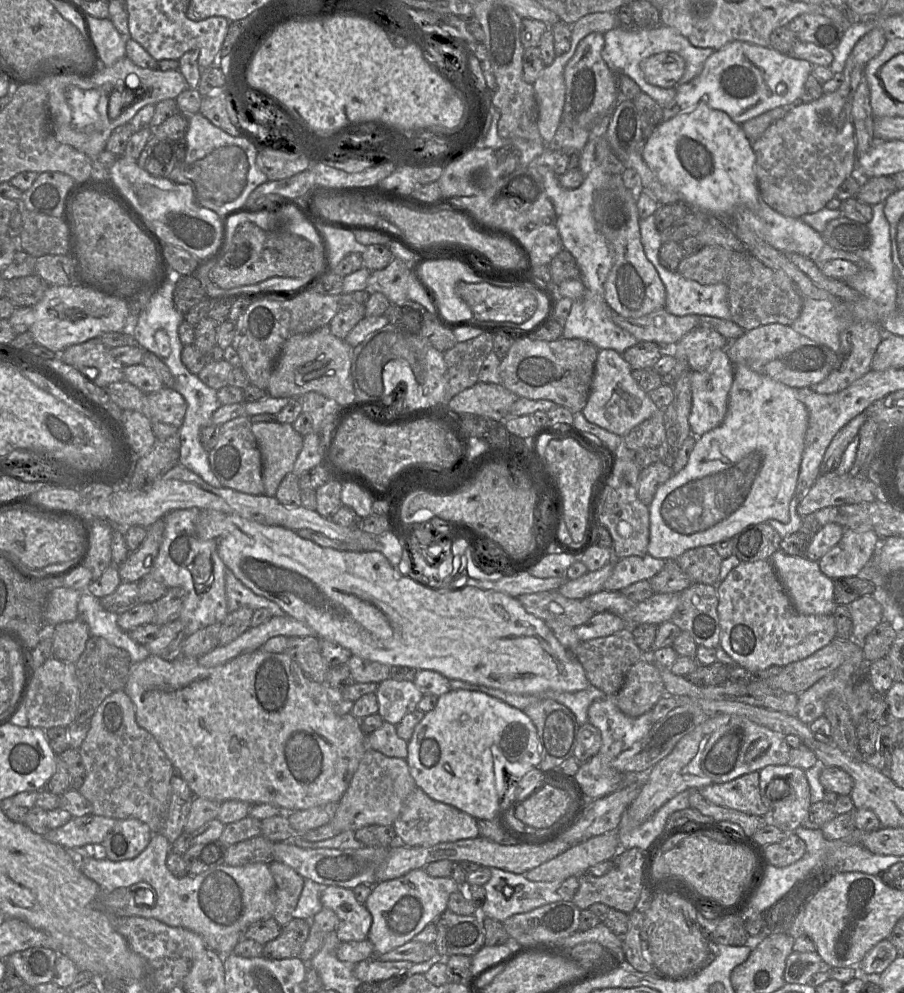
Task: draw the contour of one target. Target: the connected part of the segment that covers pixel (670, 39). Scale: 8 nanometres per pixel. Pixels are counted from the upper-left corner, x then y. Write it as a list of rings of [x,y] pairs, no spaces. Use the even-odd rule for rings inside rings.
[[[660,24],[652,28],[623,27],[616,26],[607,31],[604,35],[604,47],[602,49],[602,58],[615,75],[627,75],[639,86],[642,92],[649,95],[663,108],[674,99],[676,88],[660,88],[649,84],[641,71],[640,64],[642,60],[661,52],[676,52],[686,62],[684,75],[678,84],[683,85],[697,77],[703,70],[704,63],[709,56],[716,50],[713,48],[700,48],[690,43],[690,41],[680,34],[674,28]]]

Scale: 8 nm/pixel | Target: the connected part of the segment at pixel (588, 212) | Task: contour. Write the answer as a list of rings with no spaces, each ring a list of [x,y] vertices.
[[[589,134],[589,139],[588,139],[586,145],[579,152],[578,168],[580,169],[580,171],[584,175],[584,180],[583,180],[582,184],[575,189],[566,189],[560,185],[560,183],[558,181],[559,176],[556,176],[550,167],[545,166],[545,165],[536,166],[537,172],[542,177],[545,192],[547,194],[549,200],[551,201],[551,203],[554,207],[555,213],[556,213],[556,227],[557,227],[559,236],[561,238],[563,248],[566,249],[574,257],[574,259],[577,263],[577,266],[579,268],[579,271],[580,271],[580,280],[582,281],[582,283],[585,286],[585,295],[583,296],[583,298],[581,300],[573,301],[573,305],[572,305],[572,308],[570,310],[570,313],[569,313],[568,317],[566,318],[566,320],[563,322],[562,338],[565,338],[565,339],[574,339],[574,338],[582,339],[582,340],[585,340],[585,341],[592,343],[599,350],[601,350],[601,349],[612,349],[612,350],[614,350],[614,351],[616,351],[622,355],[625,352],[625,350],[627,350],[630,347],[635,346],[638,343],[638,340],[632,334],[630,334],[628,331],[620,328],[619,326],[617,326],[613,322],[613,320],[612,320],[613,310],[608,306],[608,304],[606,303],[606,301],[604,299],[604,283],[605,283],[607,275],[608,275],[608,273],[612,267],[612,253],[611,253],[611,249],[609,248],[606,239],[596,228],[595,221],[594,221],[594,218],[592,215],[592,204],[593,204],[593,194],[594,194],[595,190],[597,188],[599,188],[606,181],[608,175],[614,175],[614,174],[606,174],[598,165],[598,163],[596,161],[596,157],[595,157],[595,141],[594,141],[594,138],[591,136],[591,134]]]

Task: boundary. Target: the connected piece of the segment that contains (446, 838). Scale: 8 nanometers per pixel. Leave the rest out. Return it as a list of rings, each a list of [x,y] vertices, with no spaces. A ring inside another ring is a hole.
[[[416,787],[404,801],[393,826],[397,835],[396,843],[411,847],[427,847],[480,836],[474,817],[454,806],[433,800],[419,787]]]

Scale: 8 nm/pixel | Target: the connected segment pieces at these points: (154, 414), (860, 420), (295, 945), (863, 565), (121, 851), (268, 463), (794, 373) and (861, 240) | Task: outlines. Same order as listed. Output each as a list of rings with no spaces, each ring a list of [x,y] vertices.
[[[164,387],[147,394],[142,412],[151,422],[163,422],[180,428],[185,418],[187,403],[175,389]]]
[[[864,411],[839,430],[825,451],[820,465],[820,474],[826,474],[837,469],[845,449],[858,434],[866,419]]]
[[[292,918],[281,928],[278,937],[264,945],[262,956],[273,960],[299,957],[309,932],[310,920]]]
[[[845,529],[841,540],[818,561],[820,570],[833,580],[861,575],[869,569],[880,541],[874,531]]]
[[[136,818],[117,820],[101,843],[109,860],[122,861],[137,857],[149,844],[153,832]]]
[[[278,421],[252,423],[251,430],[261,454],[264,495],[275,496],[283,478],[292,472],[304,437],[292,424]]]
[[[779,323],[761,325],[729,341],[726,353],[733,365],[744,365],[794,389],[812,387],[824,381],[837,367],[839,357],[825,345]]]
[[[843,216],[831,220],[821,235],[832,248],[847,252],[861,252],[872,243],[872,233],[867,224]]]

